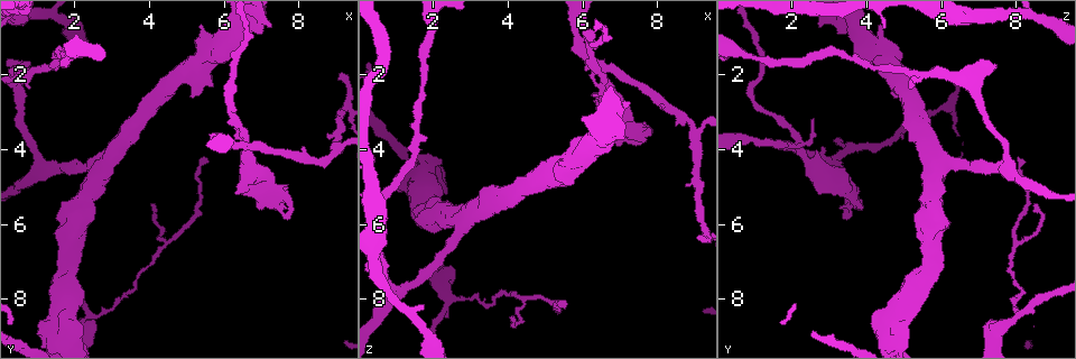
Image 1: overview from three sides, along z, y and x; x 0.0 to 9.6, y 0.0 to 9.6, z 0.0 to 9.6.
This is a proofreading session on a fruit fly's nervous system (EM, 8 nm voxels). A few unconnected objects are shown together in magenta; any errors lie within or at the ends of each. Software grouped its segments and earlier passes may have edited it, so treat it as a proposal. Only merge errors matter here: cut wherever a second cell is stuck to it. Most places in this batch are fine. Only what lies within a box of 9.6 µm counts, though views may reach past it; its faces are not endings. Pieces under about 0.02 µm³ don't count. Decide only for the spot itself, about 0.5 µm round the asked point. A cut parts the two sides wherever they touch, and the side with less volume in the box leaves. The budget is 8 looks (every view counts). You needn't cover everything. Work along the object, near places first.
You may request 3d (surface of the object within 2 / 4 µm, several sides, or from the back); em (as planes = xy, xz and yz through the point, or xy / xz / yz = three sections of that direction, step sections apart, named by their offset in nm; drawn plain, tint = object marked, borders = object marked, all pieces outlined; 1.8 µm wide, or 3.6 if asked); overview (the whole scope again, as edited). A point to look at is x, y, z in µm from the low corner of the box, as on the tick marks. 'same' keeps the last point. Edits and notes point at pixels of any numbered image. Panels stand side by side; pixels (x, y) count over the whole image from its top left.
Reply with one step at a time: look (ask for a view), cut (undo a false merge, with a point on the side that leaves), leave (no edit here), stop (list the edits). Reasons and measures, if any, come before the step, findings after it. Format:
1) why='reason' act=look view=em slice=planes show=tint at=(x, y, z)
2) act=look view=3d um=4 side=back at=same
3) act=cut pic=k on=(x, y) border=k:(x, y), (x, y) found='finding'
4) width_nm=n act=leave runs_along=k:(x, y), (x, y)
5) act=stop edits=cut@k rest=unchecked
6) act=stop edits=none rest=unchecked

why='calibre changes' act=look view=em um=3.6 slice=planes show=borders at=(7.30, 5.15, 3.55)

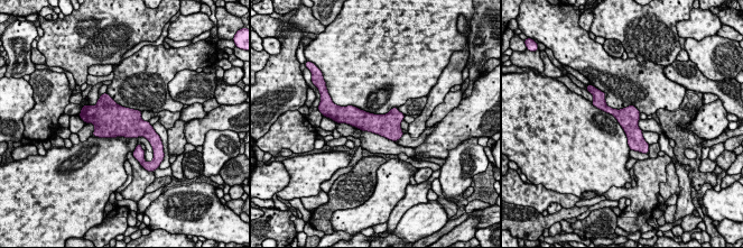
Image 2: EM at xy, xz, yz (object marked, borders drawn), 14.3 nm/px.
act=leave found='one cell here'

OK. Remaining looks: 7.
why='touches itself' act=look view=em slice=planes show=tint at=(1.15, 9.15, 5.10)

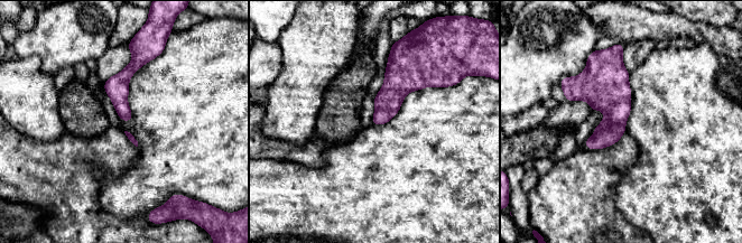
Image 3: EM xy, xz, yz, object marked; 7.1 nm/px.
act=leave runs_along=3:(136, 59), (121, 80), (123, 118) found='all the same cell'

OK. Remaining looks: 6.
why='side arm on a straight run' act=look view=em slice=planes show=tint at=(1.30, 4.45, 7.65)

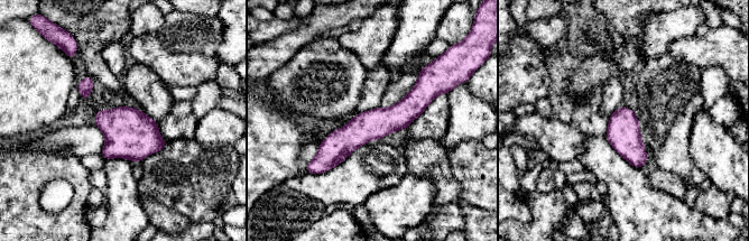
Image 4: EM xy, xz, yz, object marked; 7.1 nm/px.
width_nm=220 act=leave runs_along=4:(430, 90), (317, 163) found='continuous, no second cell'

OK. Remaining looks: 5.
why='abrupt turn' act=look view=em slice=xy step=8 show=tint at=(6.20, 2.55, 0.95)

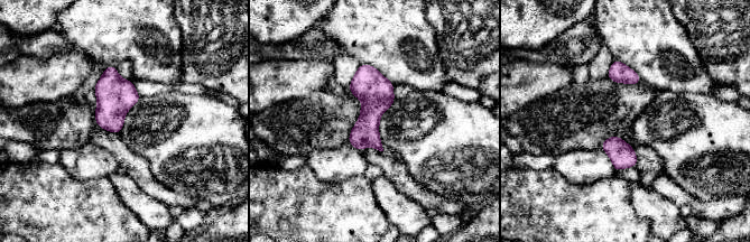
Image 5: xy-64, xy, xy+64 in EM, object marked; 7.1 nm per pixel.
act=look view=em slice=planes show=tint at=same

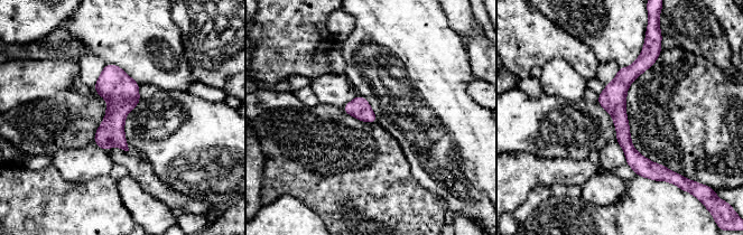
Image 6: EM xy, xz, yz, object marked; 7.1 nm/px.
act=leave found='one cell here'

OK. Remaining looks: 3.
act=stop edits=none rest=unchecked

